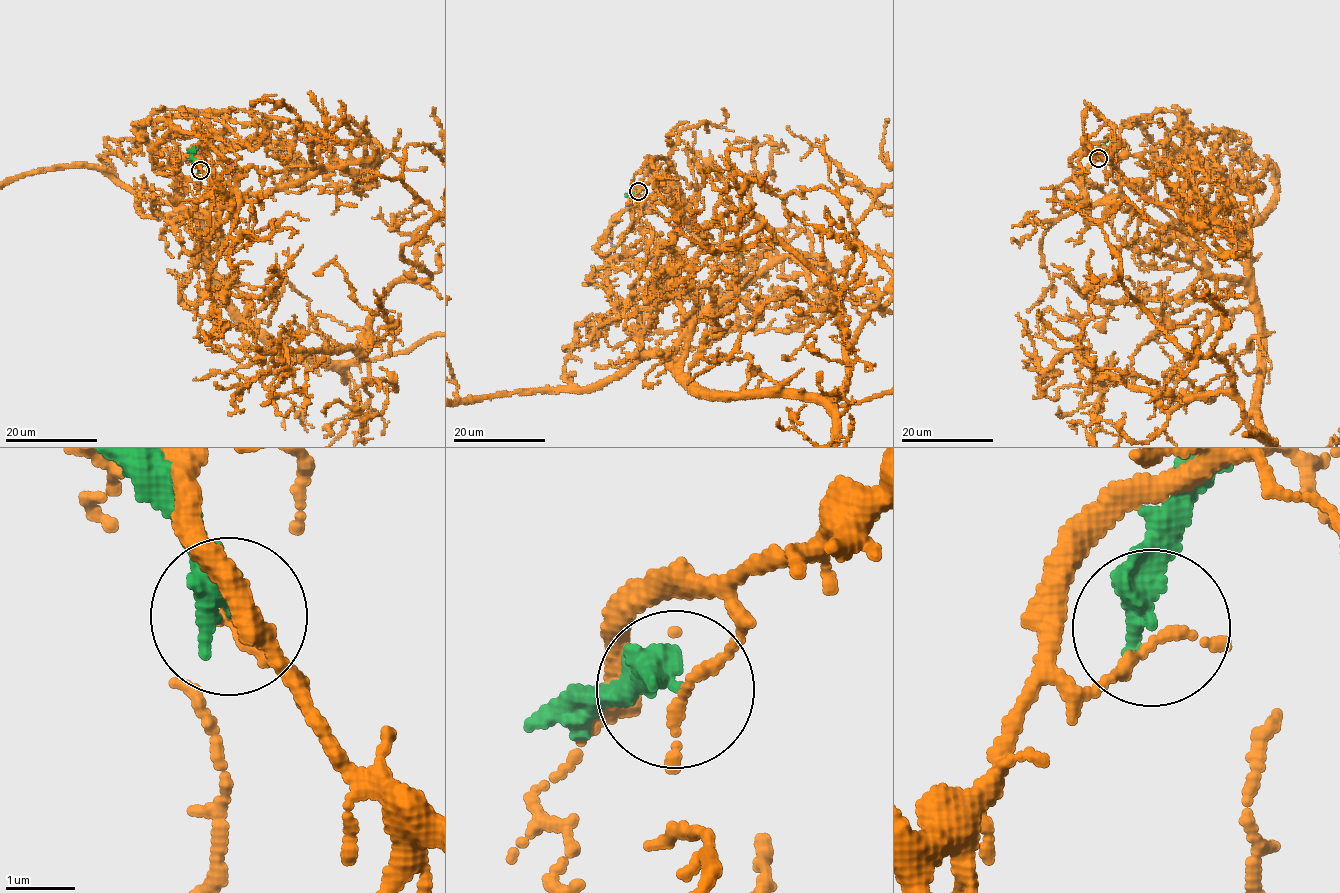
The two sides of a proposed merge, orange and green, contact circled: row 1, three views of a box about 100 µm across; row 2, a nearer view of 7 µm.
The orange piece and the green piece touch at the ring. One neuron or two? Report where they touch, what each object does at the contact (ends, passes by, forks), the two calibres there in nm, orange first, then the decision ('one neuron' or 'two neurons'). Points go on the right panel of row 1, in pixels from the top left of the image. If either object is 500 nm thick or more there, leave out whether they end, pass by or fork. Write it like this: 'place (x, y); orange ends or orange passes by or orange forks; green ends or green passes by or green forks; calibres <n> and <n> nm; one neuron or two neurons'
place (1098, 158); orange ends; green ends; calibres 190 and 420 nm; two neurons

